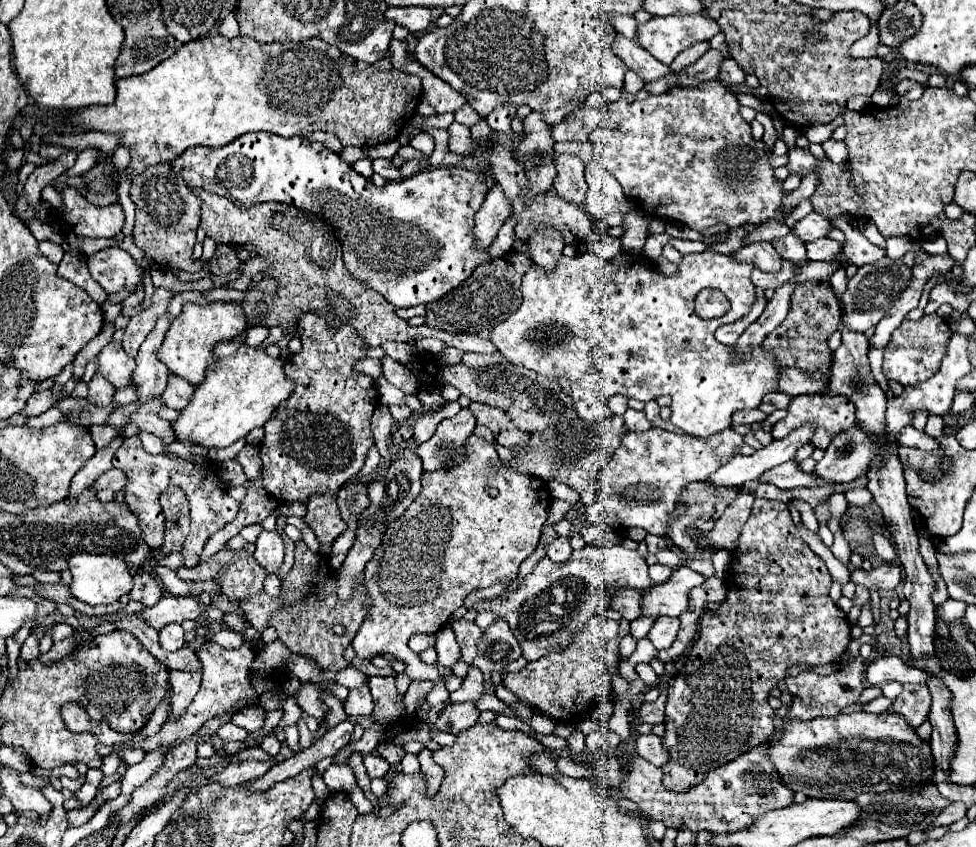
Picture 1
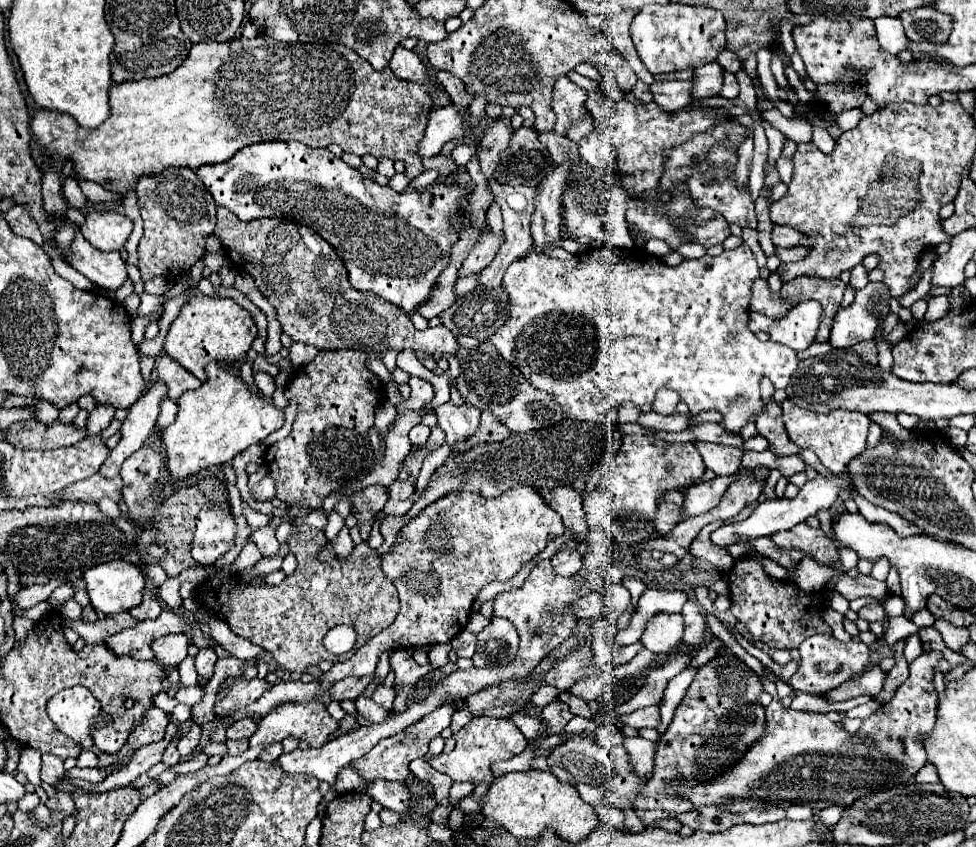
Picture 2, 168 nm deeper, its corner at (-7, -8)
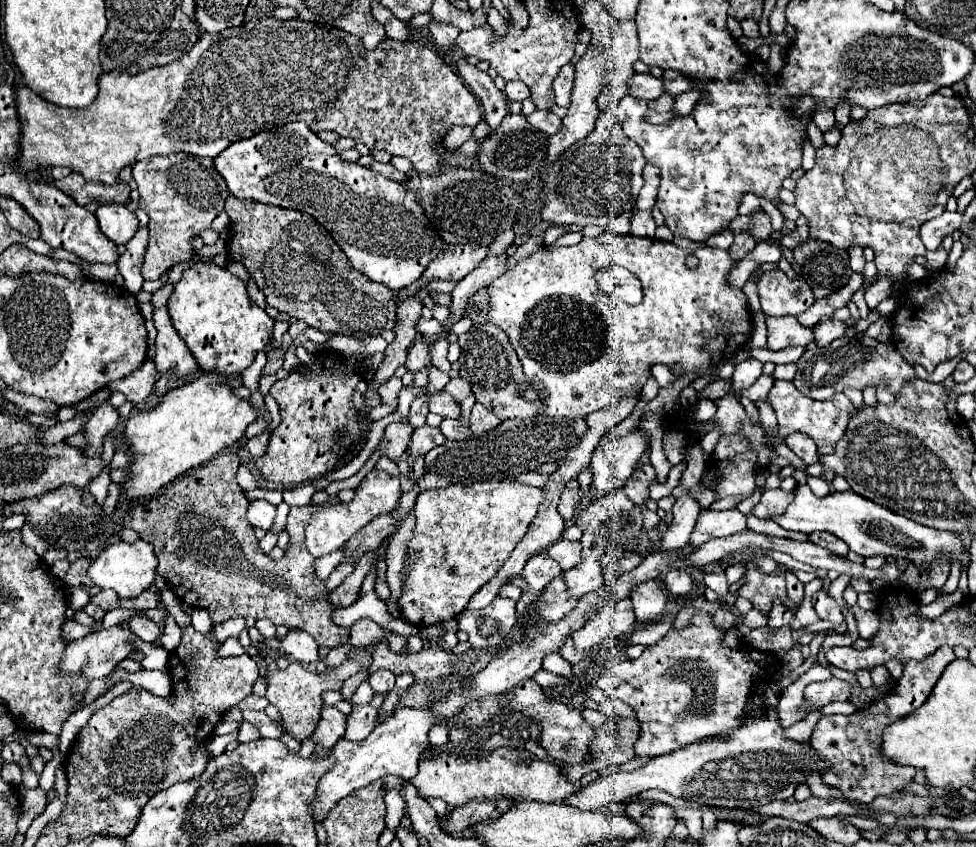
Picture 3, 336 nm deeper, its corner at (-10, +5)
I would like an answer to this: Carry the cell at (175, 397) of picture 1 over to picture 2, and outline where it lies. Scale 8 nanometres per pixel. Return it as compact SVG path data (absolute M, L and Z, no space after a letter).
M163 355L157 363L157 373L159 373L159 379L167 383L169 387L169 399L177 403L177 399L189 391L189 389L197 389L201 385L199 379L195 379L193 375L189 375L189 371L181 369L179 363L171 361L167 355Z

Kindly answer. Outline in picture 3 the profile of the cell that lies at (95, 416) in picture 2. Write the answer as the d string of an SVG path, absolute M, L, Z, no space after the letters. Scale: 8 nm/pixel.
M104 402L100 404L90 420L86 422L84 430L86 430L86 448L84 448L84 456L86 458L100 458L102 452L104 452L104 446L102 446L102 440L108 432L112 432L116 426L118 426L118 412L110 406L110 402Z

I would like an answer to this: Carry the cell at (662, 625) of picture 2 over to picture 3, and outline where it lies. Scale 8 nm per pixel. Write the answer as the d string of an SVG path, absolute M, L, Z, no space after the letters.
M648 580L634 586L630 592L630 600L634 606L636 620L642 624L658 620L668 606L668 596L656 580Z

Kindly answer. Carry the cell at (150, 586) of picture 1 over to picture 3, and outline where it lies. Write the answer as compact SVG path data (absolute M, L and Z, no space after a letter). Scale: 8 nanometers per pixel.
M144 590L144 594L130 598L130 600L120 600L120 608L132 608L132 610L150 610L158 606L158 592L156 590Z

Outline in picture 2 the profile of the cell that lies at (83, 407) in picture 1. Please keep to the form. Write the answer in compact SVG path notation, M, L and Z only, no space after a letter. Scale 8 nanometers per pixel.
M29 419L29 423L9 427L7 441L15 447L29 447L29 449L57 449L65 445L75 445L77 441L85 439L89 433L87 429L77 429L73 423L61 423L59 419L51 425L39 423Z

